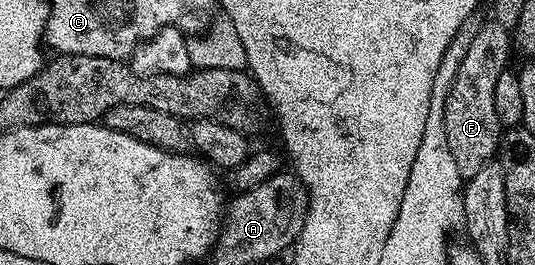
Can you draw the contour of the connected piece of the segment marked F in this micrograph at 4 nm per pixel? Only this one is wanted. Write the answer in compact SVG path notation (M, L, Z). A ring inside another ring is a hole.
M490 19L479 27L476 39L469 45L452 89L448 93L444 107L444 131L448 135L448 151L456 159L456 167L463 179L476 175L480 167L495 160L500 149L504 127L496 119L496 107L492 104L492 94L496 79L507 72L506 60L512 53L512 33L497 21Z

